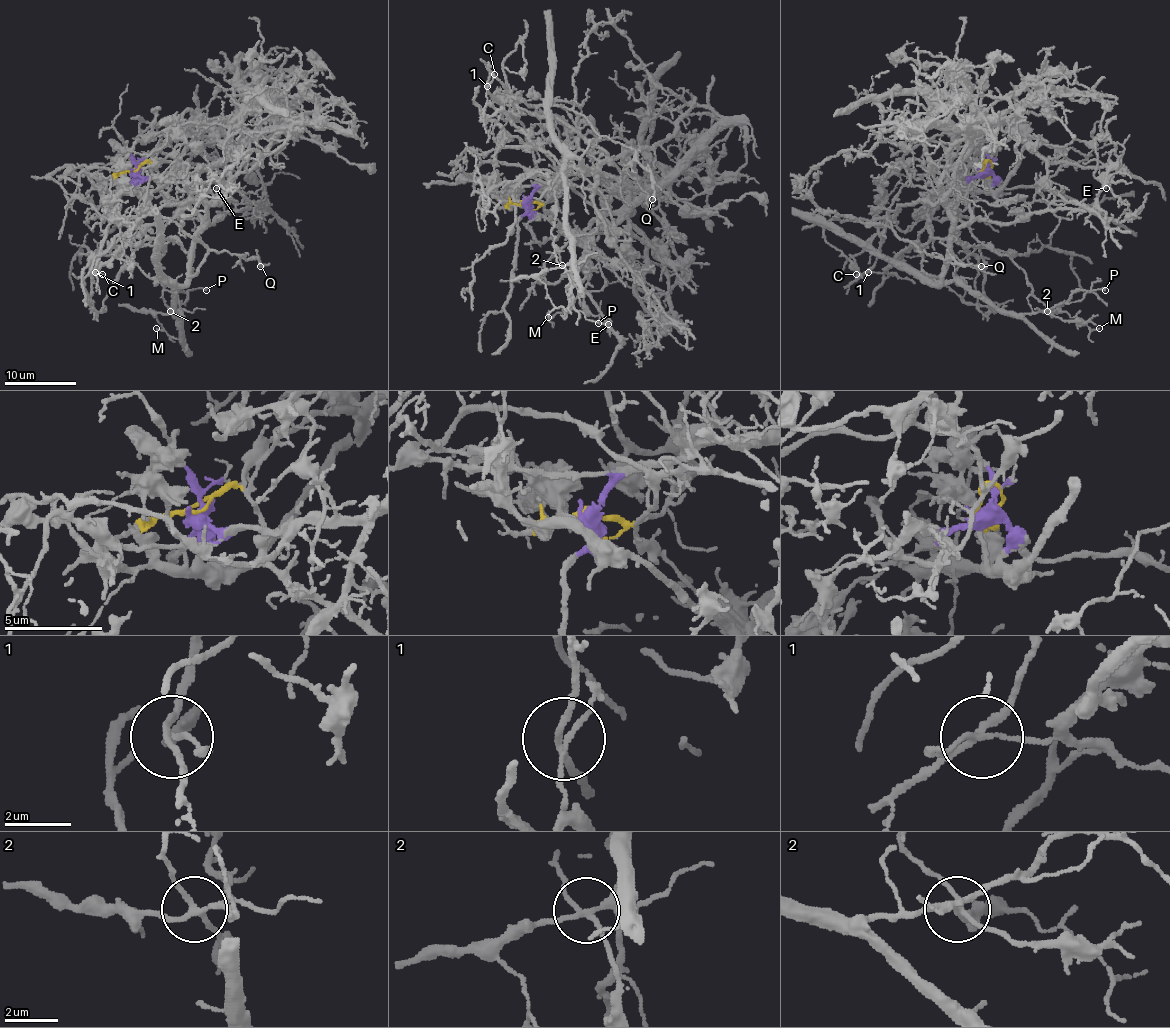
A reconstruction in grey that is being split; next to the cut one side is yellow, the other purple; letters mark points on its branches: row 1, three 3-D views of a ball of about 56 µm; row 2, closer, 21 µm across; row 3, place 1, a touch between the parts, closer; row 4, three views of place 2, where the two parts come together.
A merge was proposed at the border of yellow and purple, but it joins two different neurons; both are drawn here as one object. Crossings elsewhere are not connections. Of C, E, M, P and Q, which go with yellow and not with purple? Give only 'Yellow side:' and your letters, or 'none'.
Yellow side: C, M, P, Q

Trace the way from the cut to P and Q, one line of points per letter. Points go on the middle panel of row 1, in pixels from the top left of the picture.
P: (525, 201), (541, 202), (564, 184), (591, 188), (589, 172), (577, 159), (566, 163), (568, 291), (598, 323)
Q: (525, 201), (541, 202), (564, 184), (591, 188), (582, 154), (602, 136), (629, 147), (653, 177), (653, 199)

